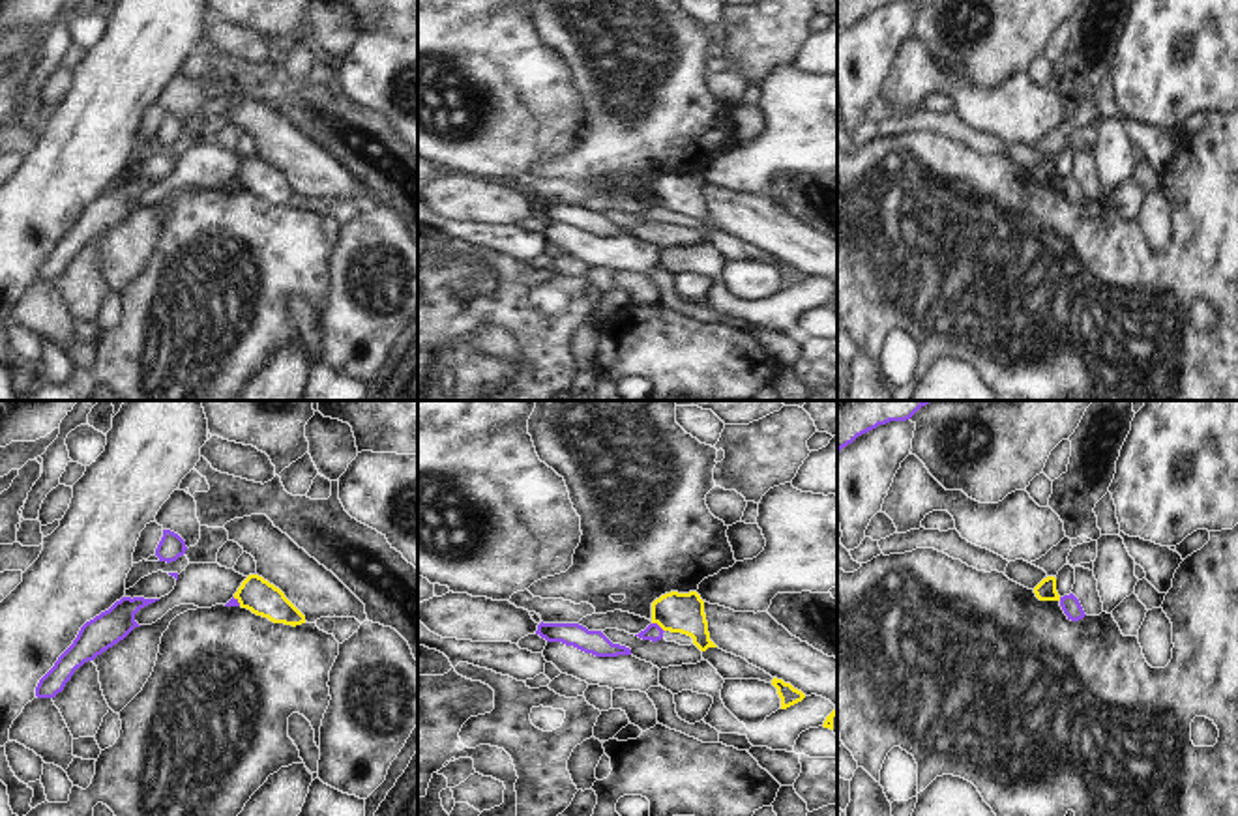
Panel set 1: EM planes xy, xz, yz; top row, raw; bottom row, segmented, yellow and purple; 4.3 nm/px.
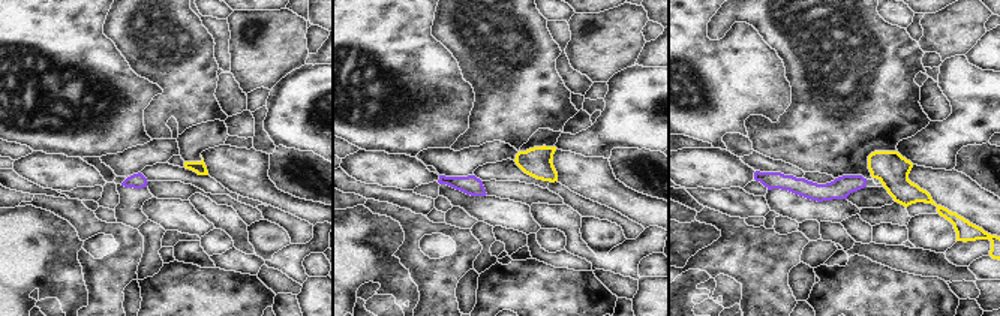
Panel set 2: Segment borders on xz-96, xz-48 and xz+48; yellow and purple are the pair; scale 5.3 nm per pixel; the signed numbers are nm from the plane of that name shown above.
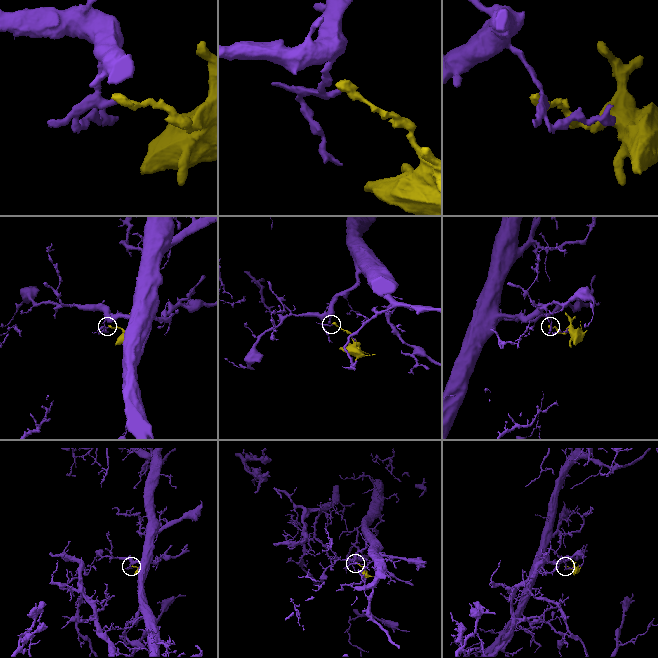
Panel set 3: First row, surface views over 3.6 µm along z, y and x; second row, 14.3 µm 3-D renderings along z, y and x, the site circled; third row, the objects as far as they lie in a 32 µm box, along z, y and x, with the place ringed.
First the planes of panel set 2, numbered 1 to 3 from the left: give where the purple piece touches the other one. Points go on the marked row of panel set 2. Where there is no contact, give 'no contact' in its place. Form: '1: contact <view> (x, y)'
1: no contact
2: no contact
3: no contact

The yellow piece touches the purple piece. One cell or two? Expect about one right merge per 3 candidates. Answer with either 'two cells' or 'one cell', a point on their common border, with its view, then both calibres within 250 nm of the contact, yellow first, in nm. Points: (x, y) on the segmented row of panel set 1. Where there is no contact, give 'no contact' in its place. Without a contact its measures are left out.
two cells; meets yellow in xz at (658, 624); 180 nm thick on the yellow side, 70 nm on the other

